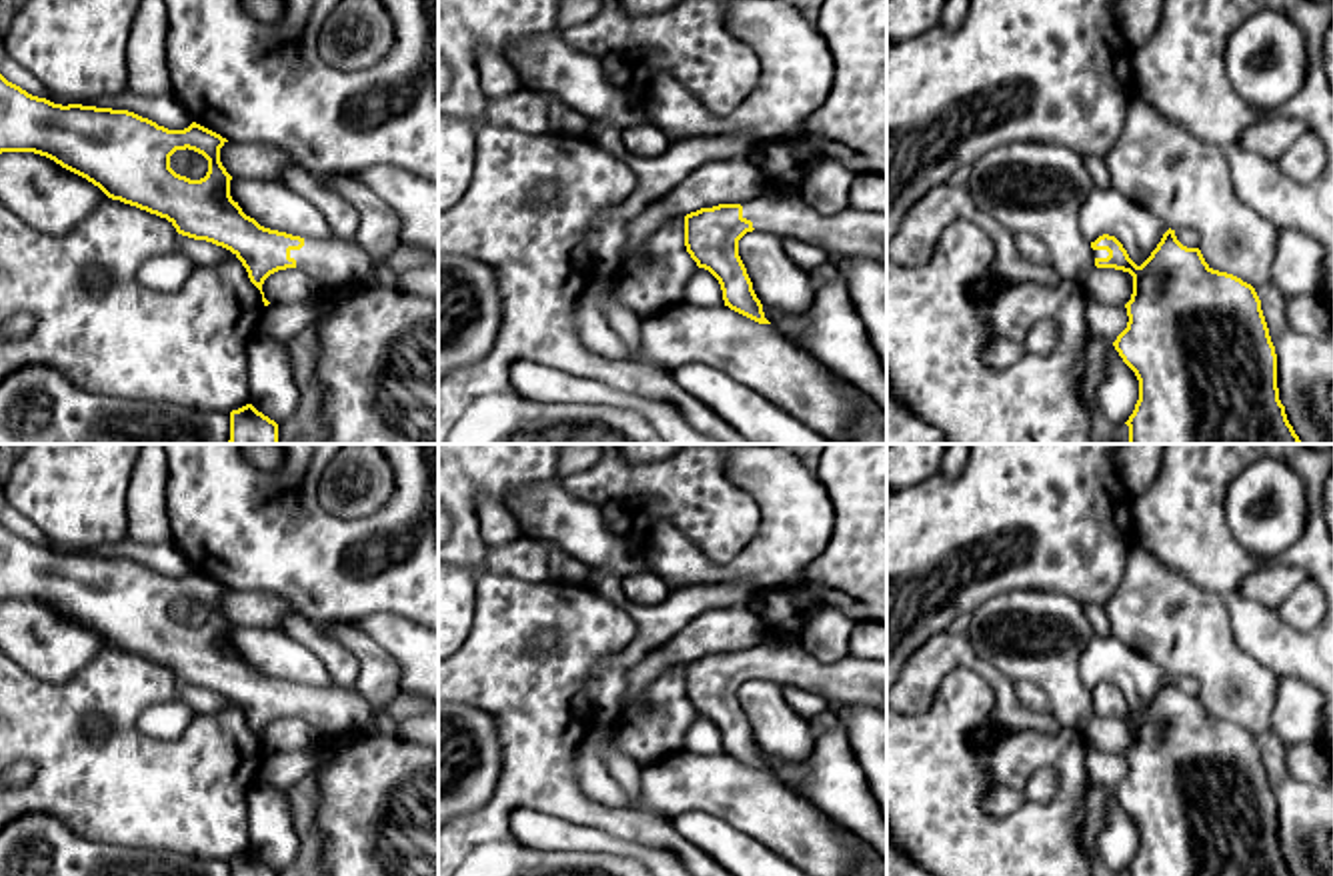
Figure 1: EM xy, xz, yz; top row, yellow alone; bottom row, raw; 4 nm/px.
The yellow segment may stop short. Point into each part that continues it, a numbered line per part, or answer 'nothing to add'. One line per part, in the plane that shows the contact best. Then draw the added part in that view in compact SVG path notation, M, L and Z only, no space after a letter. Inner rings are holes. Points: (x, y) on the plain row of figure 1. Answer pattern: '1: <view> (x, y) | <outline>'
1: xy (333, 708) | M304 688L300 698L290 698L296 716L324 734L362 732L376 714L366 694L356 688Z

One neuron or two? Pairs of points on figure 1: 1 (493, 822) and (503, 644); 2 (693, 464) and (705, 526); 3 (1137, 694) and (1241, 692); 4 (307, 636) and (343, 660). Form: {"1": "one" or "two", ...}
{"1": "one", "2": "one", "3": "two", "4": "one"}

